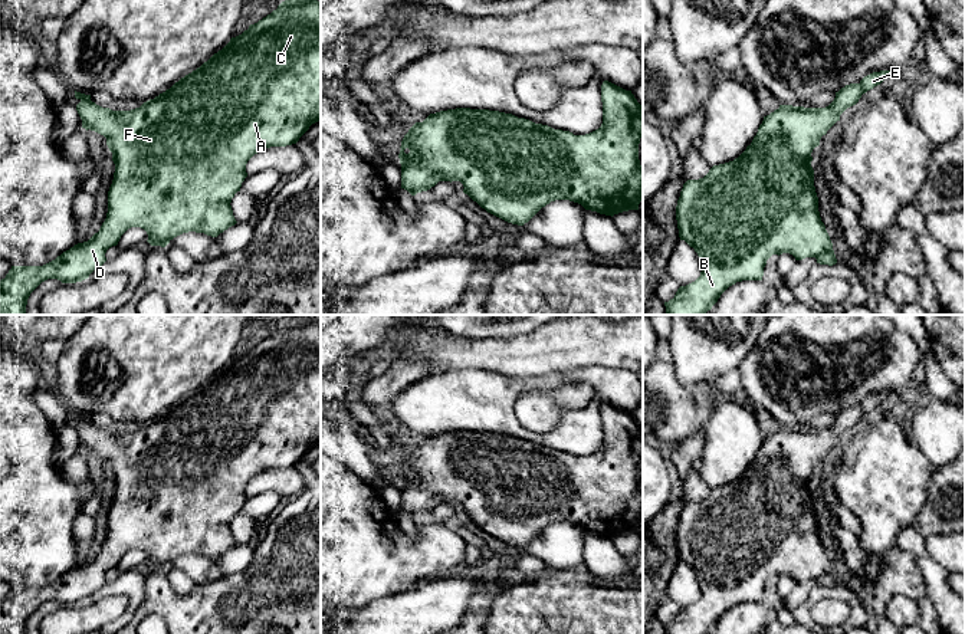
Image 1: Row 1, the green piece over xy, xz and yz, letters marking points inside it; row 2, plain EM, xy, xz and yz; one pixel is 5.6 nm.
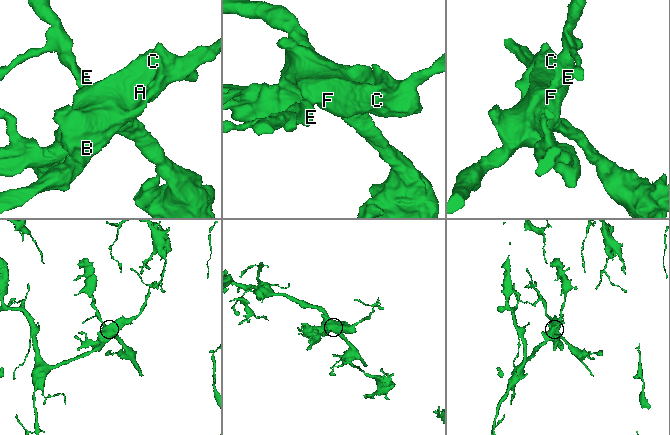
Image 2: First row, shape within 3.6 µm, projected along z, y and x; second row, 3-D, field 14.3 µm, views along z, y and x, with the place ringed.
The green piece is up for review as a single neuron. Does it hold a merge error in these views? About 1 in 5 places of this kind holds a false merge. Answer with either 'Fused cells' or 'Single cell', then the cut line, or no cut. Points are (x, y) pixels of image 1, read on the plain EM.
Single cell. No split

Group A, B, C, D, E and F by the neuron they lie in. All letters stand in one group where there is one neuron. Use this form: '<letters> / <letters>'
A B C D E F

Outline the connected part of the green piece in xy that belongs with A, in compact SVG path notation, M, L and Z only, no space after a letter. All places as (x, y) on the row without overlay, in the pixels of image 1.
M311 318L282 323L276 332L230 364L207 384L181 400L170 411L131 433L112 433L75 413L82 450L106 460L115 486L108 513L108 535L98 555L78 565L43 588L12 588L0 602L0 634L26 634L30 615L45 602L76 605L106 584L105 575L116 568L131 549L141 549L151 568L165 569L174 559L196 553L217 559L237 543L232 520L247 499L247 483L262 472L296 466L309 449L321 443L321 323Z

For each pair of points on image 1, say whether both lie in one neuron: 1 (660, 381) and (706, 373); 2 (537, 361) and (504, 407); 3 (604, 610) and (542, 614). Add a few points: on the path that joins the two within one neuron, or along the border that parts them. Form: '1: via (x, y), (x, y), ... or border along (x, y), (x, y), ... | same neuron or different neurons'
1: border along (670, 364), (682, 384), (711, 387) | different neurons
2: border along (492, 370), (521, 377), (558, 373) | different neurons
3: via (588, 614), (558, 614) | same neuron

